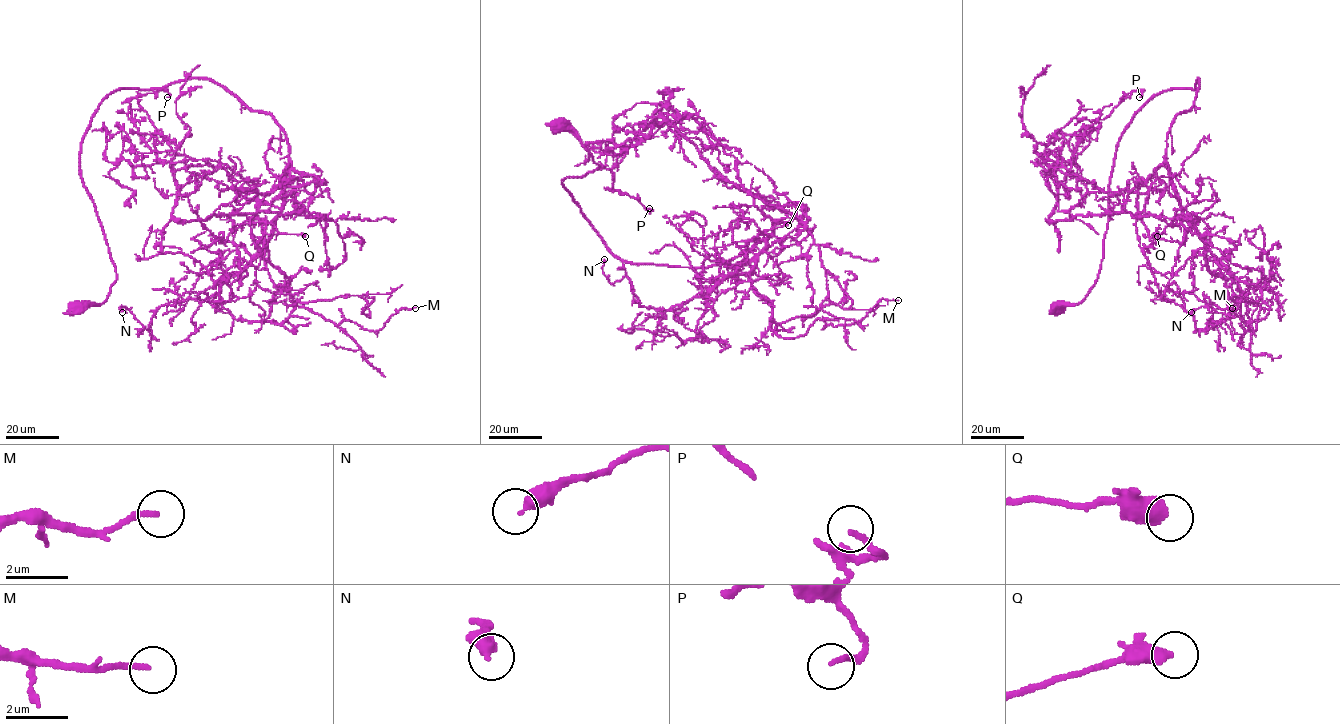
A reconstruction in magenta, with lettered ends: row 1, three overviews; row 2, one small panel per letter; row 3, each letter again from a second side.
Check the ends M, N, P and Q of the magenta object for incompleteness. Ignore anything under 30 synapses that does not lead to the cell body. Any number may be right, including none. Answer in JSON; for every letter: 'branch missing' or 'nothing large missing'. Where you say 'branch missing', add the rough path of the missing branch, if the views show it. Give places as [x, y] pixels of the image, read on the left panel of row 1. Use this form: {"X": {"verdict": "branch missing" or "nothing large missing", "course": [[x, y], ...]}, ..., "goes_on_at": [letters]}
{"M": {"verdict": "nothing large missing"}, "N": {"verdict": "nothing large missing"}, "P": {"verdict": "nothing large missing"}, "Q": {"verdict": "nothing large missing"}, "goes_on_at": []}

